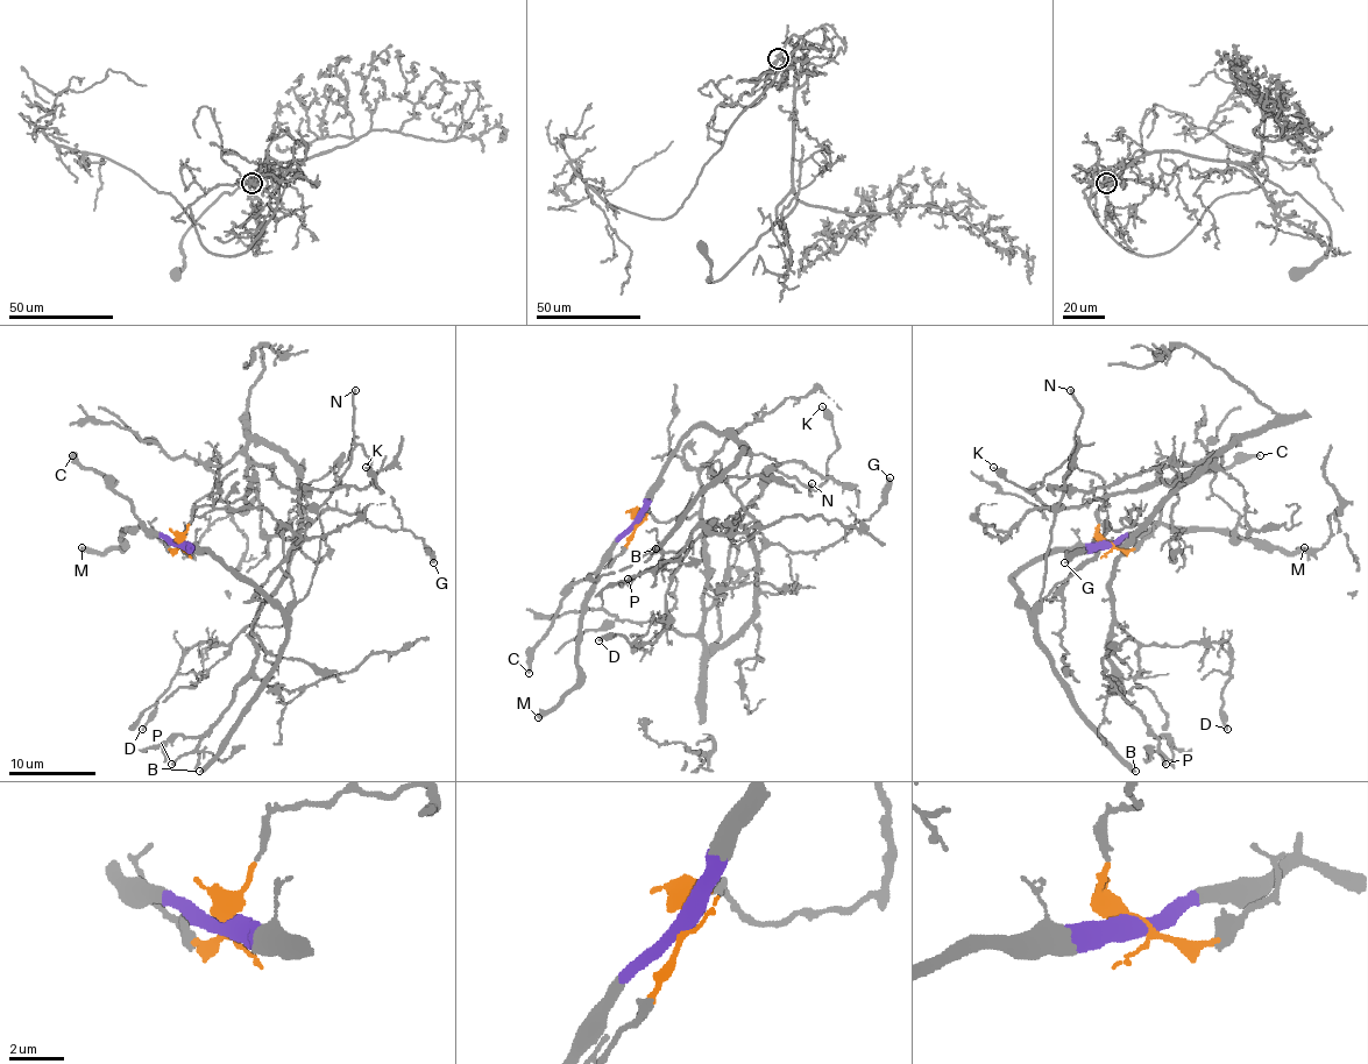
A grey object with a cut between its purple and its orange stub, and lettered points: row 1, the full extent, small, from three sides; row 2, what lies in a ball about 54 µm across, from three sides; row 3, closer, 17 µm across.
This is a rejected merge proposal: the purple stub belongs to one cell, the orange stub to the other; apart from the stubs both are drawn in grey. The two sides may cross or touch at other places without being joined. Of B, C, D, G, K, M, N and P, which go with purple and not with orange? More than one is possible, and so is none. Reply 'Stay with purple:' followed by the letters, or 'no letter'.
Stay with purple: B, C, K, M, N

